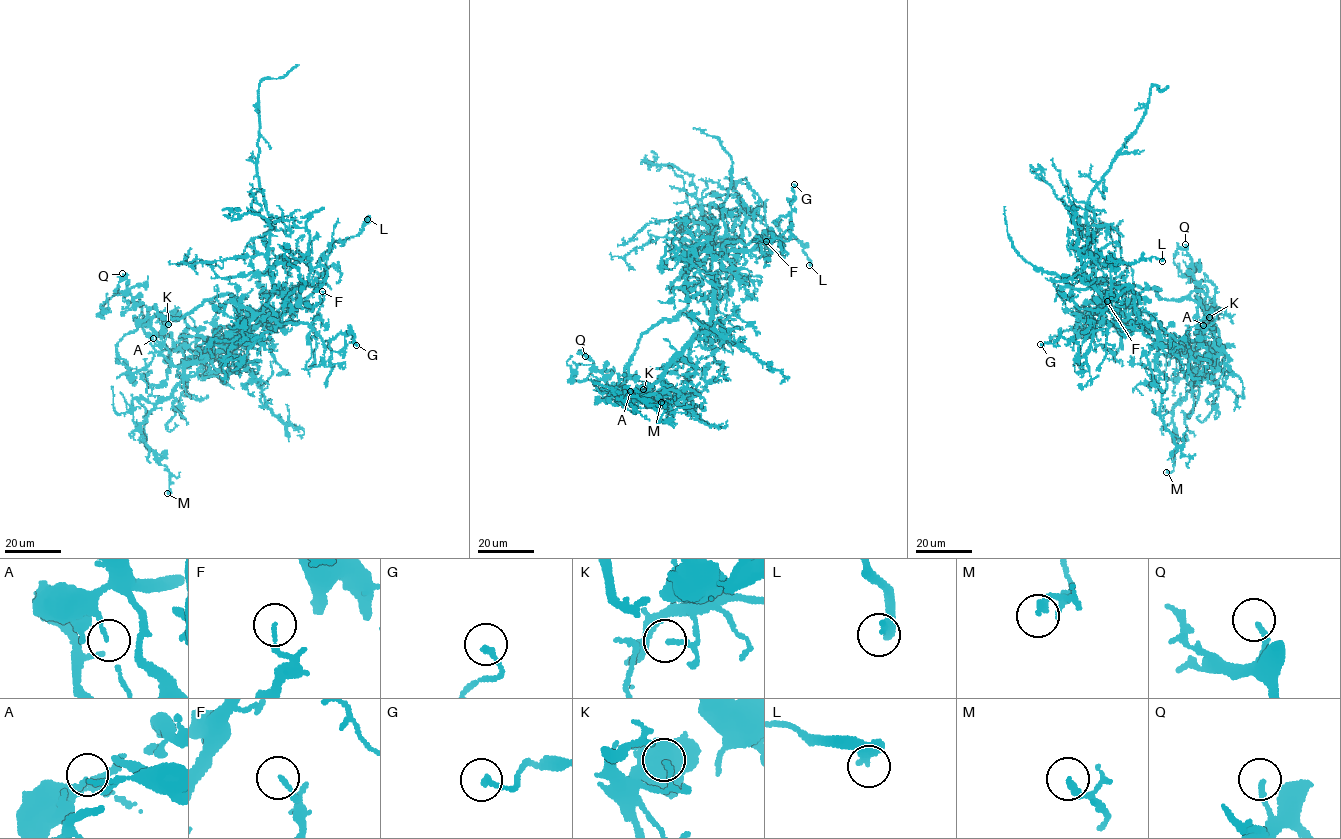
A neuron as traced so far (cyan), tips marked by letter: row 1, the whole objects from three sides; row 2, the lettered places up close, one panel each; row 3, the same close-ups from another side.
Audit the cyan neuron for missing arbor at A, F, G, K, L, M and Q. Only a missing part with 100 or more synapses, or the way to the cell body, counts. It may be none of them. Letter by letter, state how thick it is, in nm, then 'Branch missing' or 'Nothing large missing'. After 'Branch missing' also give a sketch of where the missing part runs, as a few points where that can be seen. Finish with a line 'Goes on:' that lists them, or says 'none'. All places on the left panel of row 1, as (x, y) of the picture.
A: Thickness 130 nm. Nothing large missing
F: Thickness 140 nm. Nothing large missing
G: Thickness 190 nm. Nothing large missing
K: Thickness 100 nm. Nothing large missing
L: Thickness 240 nm. Nothing large missing
M: Thickness 240 nm. Nothing large missing
Q: Thickness 170 nm. Nothing large missing
Goes on: none

